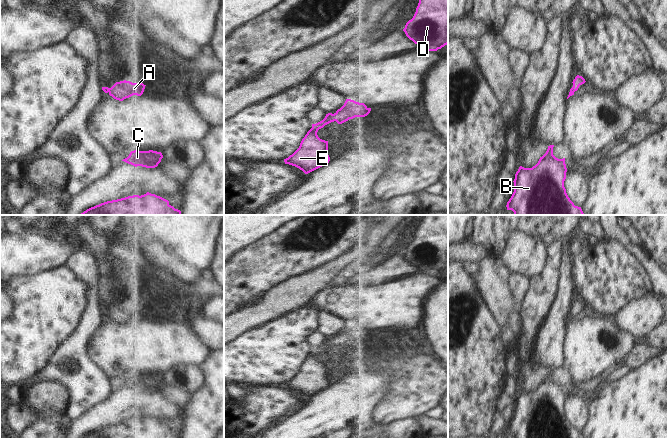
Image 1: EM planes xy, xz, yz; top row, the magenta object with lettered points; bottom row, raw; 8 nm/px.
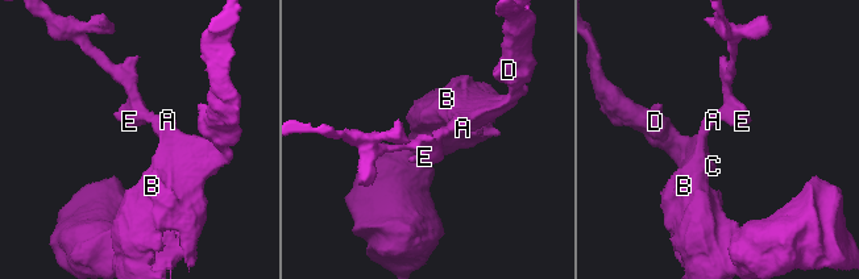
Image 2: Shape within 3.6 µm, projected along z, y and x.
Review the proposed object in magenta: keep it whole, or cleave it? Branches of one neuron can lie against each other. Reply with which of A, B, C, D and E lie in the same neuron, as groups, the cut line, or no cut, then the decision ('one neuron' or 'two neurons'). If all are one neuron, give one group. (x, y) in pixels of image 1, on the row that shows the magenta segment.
A B C D E; no cut; one neuron

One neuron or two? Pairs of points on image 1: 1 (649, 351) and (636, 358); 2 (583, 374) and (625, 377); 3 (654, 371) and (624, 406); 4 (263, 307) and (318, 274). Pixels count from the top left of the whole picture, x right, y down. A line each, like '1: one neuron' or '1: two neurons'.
1: one neuron
2: two neurons
3: one neuron
4: one neuron

